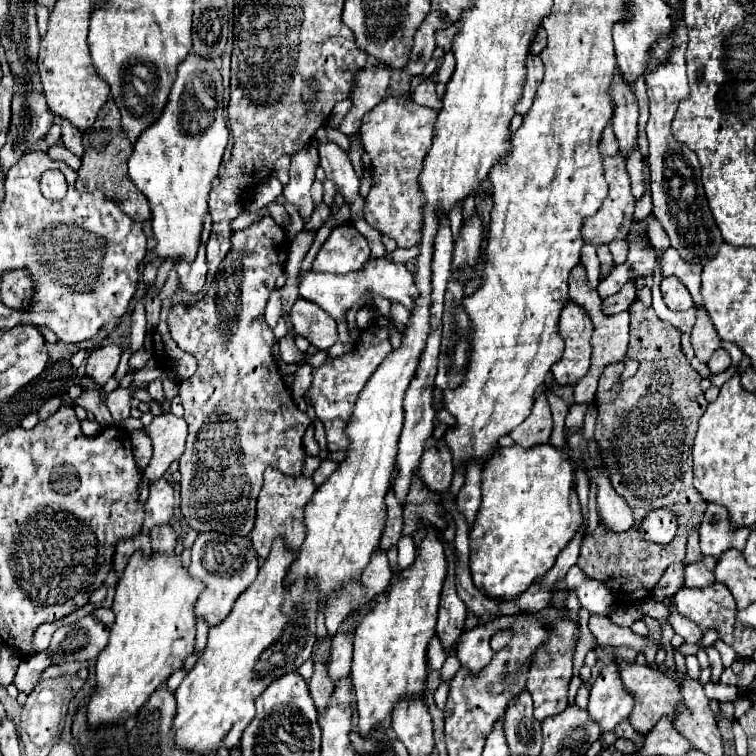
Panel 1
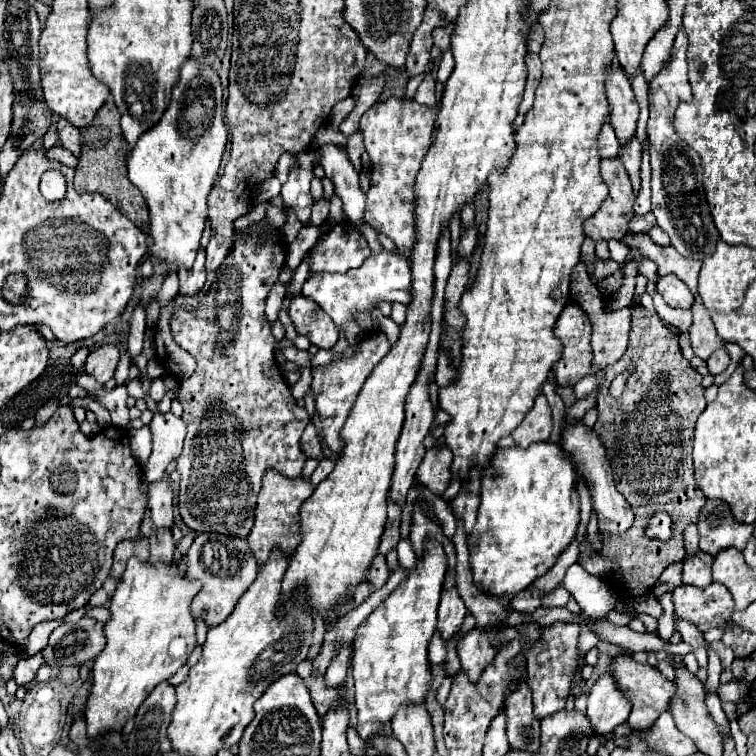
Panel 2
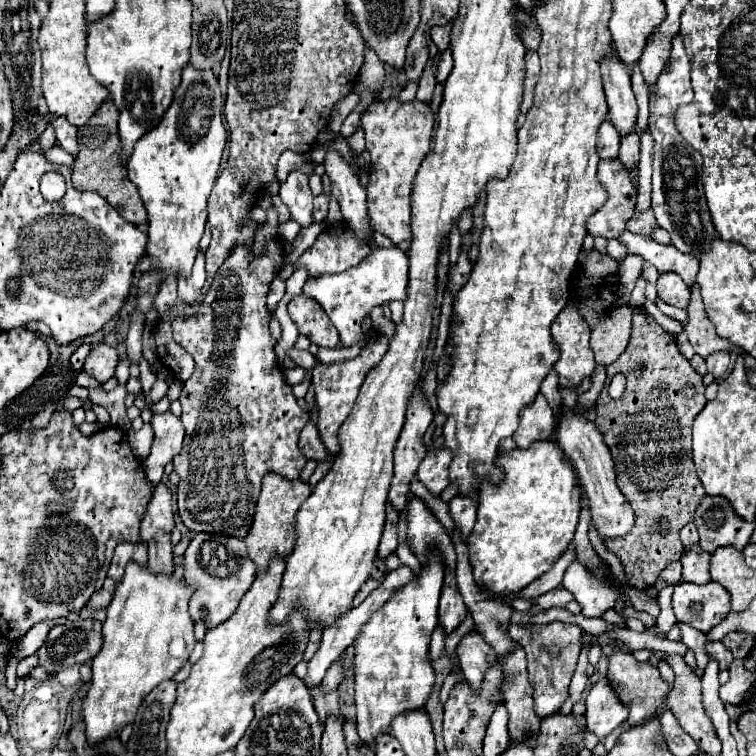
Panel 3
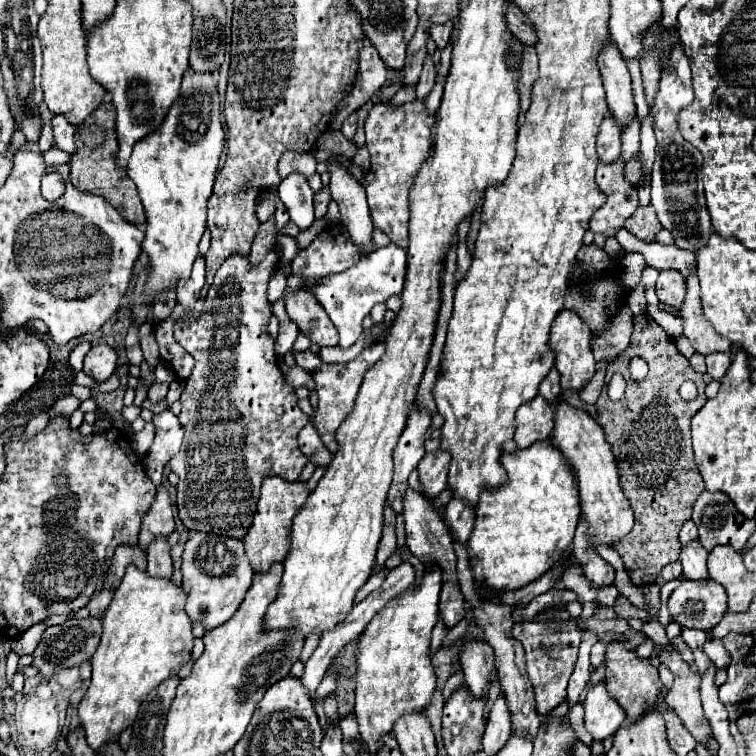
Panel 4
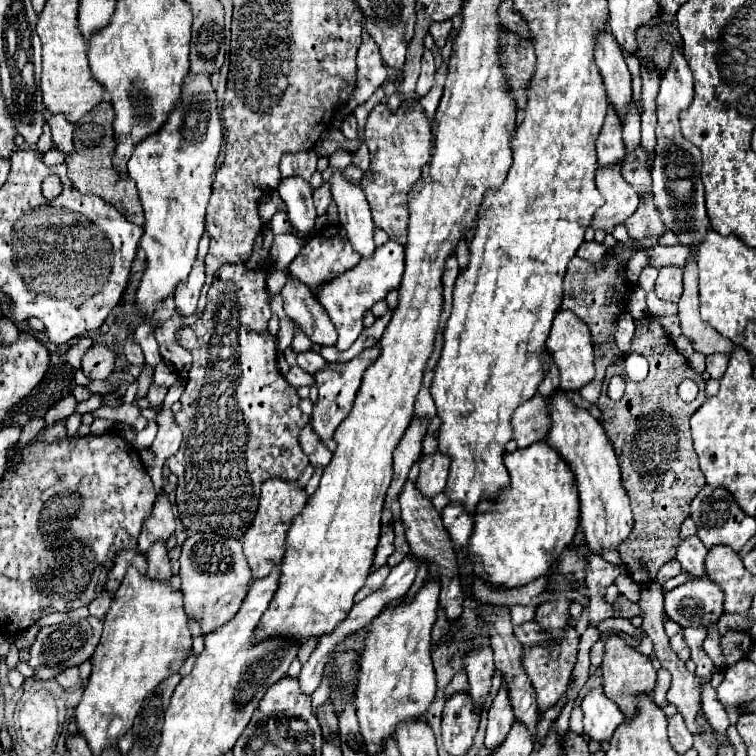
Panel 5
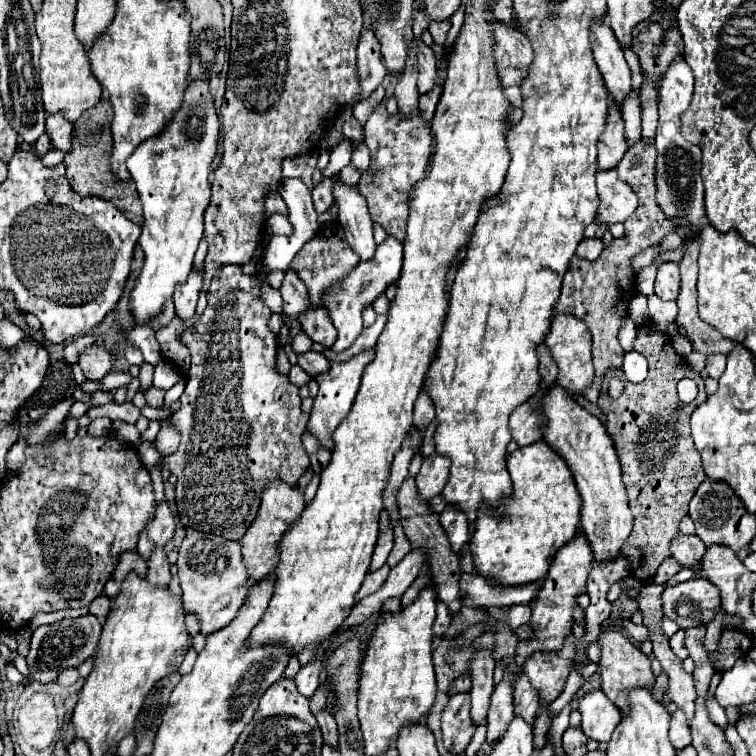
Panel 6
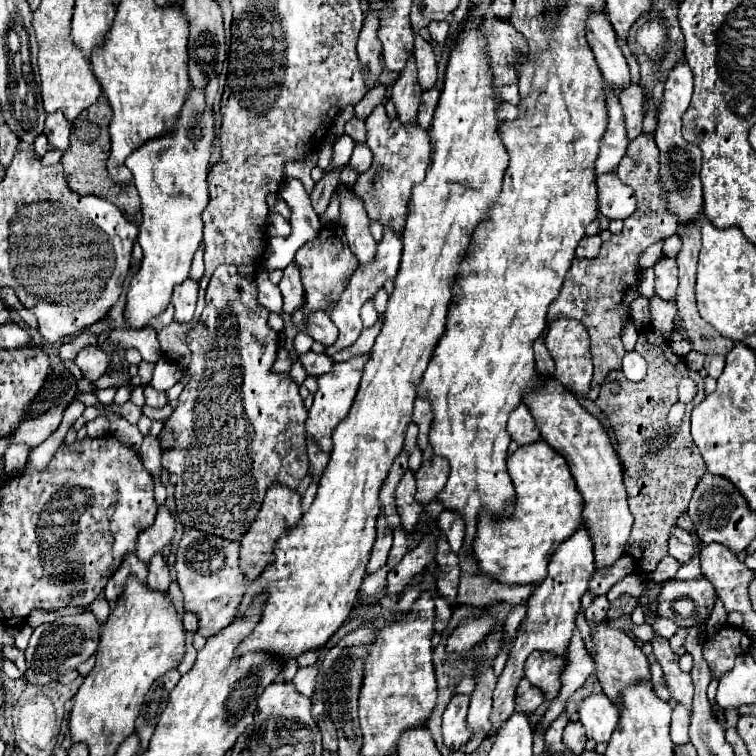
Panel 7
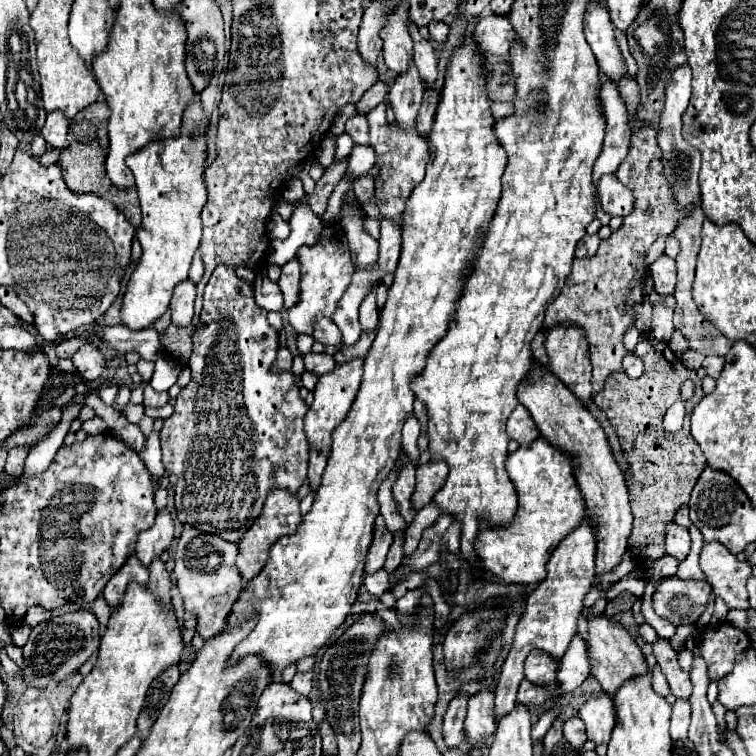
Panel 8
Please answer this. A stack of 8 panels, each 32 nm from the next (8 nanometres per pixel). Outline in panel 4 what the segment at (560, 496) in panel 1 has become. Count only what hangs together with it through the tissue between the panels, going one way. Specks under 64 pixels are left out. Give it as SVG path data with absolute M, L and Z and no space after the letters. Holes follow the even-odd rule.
M546 440L524 450L502 452L502 466L508 472L508 482L496 490L484 490L476 506L476 524L468 538L468 558L478 584L494 592L518 590L552 570L570 548L574 530L580 520L580 500L576 476L568 460Z

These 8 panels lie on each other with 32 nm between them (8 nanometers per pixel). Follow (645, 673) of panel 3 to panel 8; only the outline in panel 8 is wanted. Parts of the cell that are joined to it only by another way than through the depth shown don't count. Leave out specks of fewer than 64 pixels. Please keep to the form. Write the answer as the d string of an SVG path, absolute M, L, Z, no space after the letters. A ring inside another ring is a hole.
M588 614L586 620L588 620L588 638L584 642L586 642L586 652L590 658L590 674L602 684L604 692L608 696L612 696L620 688L622 682L644 672L644 656L642 656L638 644L634 642L634 638L628 634L628 630L624 626L612 622L610 616Z

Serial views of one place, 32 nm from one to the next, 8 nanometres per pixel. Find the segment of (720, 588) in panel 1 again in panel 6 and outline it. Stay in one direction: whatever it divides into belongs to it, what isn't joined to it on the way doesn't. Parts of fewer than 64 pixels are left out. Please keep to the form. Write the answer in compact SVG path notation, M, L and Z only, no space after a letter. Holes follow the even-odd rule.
M706 578L666 586L662 592L662 612L680 628L692 628L710 622L718 606L720 592Z

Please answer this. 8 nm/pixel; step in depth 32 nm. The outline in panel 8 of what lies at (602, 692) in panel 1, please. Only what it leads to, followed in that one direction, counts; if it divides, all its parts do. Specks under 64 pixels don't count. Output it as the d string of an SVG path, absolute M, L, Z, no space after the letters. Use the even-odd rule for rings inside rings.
M598 696L590 698L578 712L578 716L586 724L588 740L592 740L596 746L598 744L608 744L610 732L614 726L614 710L612 710L612 698L610 696Z

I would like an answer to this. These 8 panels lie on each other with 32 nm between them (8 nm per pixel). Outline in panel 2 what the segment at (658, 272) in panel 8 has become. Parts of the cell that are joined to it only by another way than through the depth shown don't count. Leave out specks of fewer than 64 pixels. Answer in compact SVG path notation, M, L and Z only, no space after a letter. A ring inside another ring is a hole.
M674 274L660 276L658 280L658 292L662 294L664 302L674 308L688 308L692 304L692 292L688 286Z

